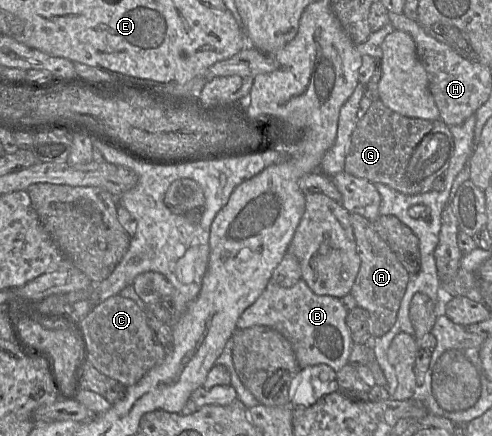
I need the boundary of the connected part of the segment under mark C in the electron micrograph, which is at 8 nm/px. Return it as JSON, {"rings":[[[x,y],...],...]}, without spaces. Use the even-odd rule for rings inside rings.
{"rings":[[[120,294],[95,306],[79,325],[88,348],[89,363],[100,373],[117,380],[125,387],[138,383],[165,359],[168,351],[149,327],[144,305]]]}

